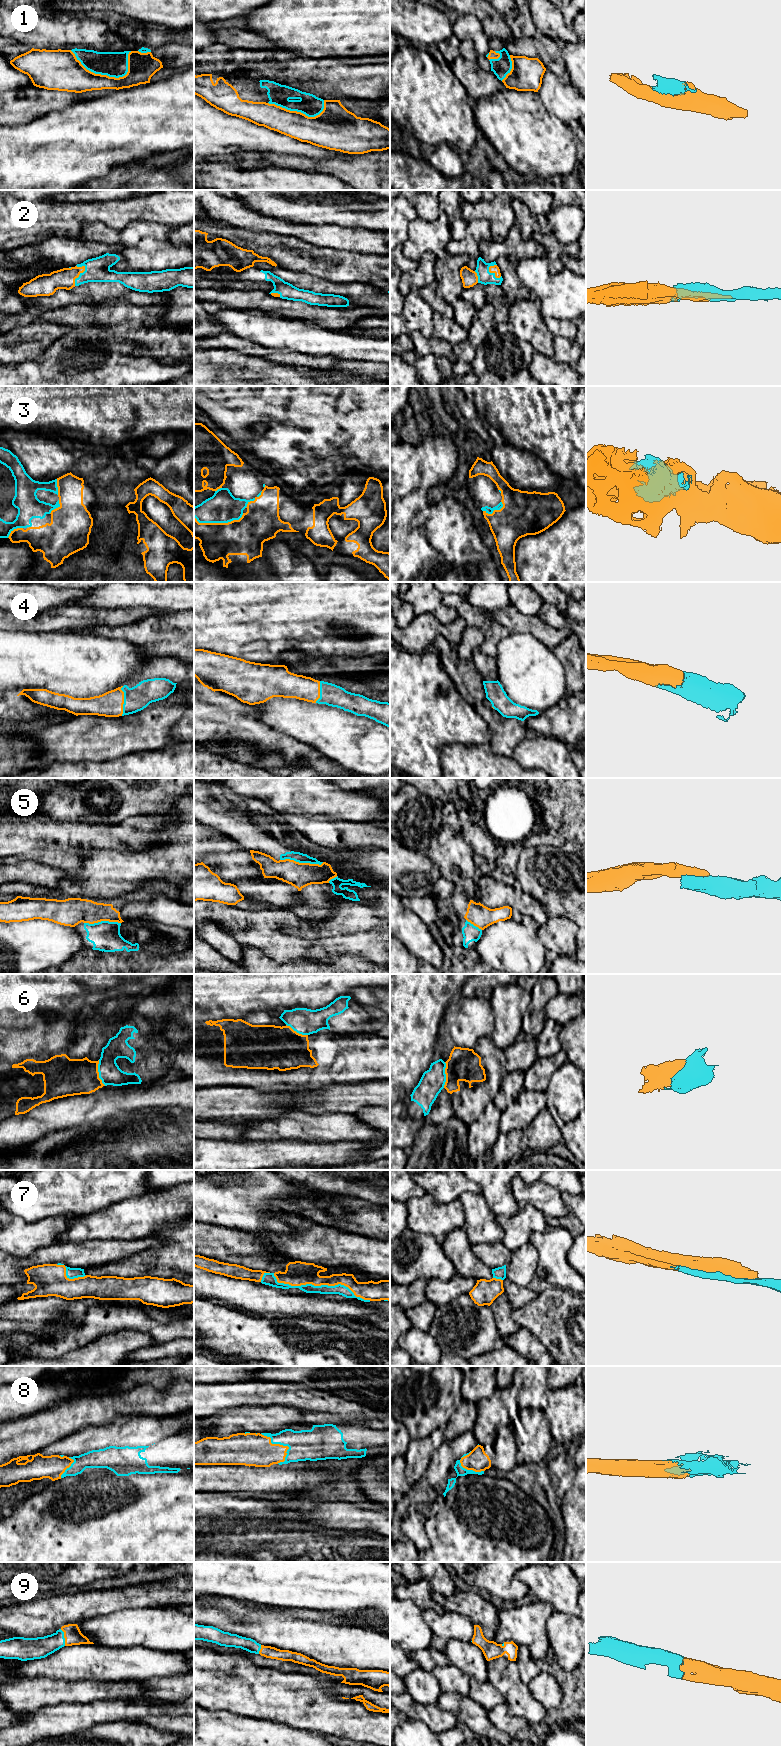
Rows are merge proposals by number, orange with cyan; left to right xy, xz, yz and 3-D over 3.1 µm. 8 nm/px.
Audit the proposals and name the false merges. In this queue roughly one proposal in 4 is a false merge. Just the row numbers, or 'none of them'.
5, 6

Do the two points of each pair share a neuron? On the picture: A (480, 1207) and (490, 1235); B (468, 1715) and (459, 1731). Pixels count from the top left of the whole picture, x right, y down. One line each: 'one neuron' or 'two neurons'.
A: one neuron
B: two neurons

